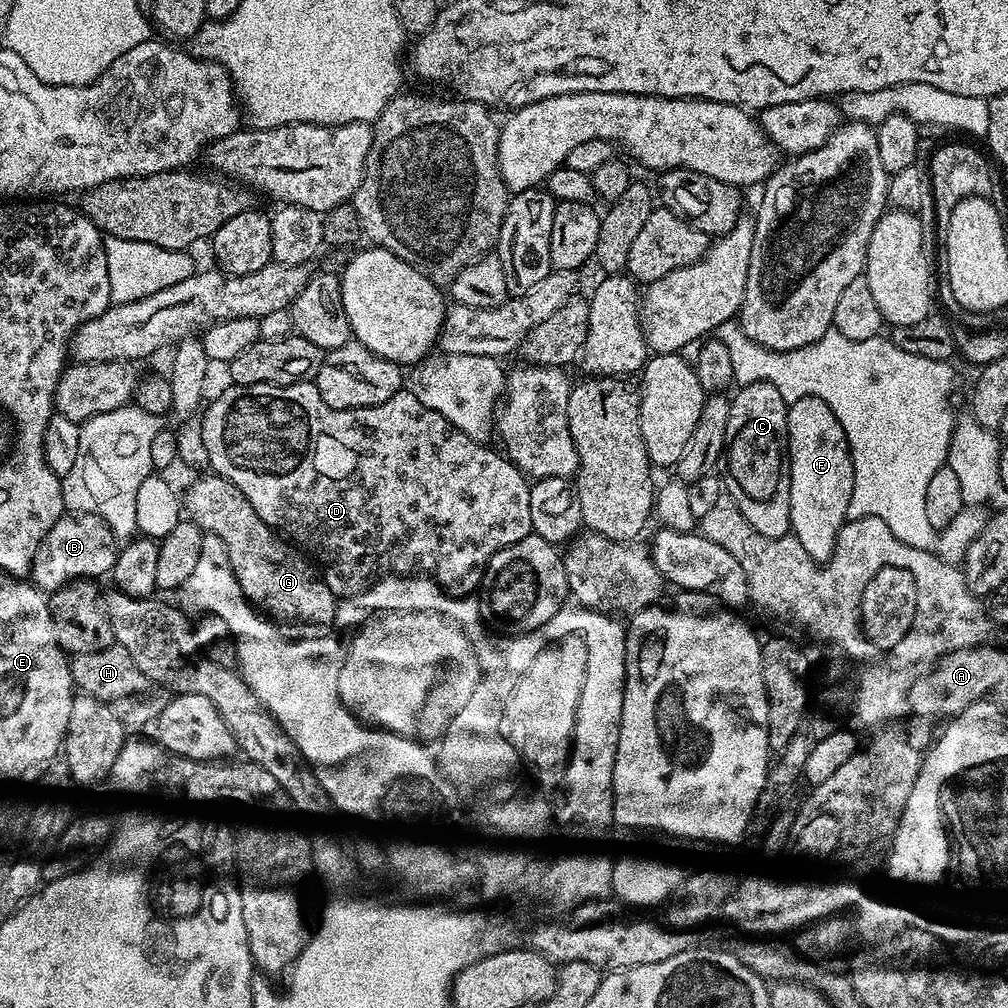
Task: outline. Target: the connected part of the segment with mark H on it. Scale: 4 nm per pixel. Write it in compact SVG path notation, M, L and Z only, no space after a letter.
M114 643L106 646L104 650L94 650L88 654L75 653L70 663L73 685L81 693L106 702L129 729L140 728L143 724L151 725L168 705L169 689L142 674L134 658L130 658L130 654L121 644Z

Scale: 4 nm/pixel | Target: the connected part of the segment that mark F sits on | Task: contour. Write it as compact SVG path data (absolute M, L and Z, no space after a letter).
M815 396L798 398L788 405L788 460L790 462L790 529L791 535L802 542L802 548L817 562L829 560L836 545L836 535L848 520L850 494L854 490L854 462L852 451L846 442L842 422L834 416L834 410Z

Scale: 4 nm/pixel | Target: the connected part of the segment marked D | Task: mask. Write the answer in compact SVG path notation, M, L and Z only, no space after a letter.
M315 383L302 384L255 384L242 386L232 384L225 392L220 392L212 401L207 401L200 420L200 440L208 455L208 464L215 475L226 478L246 494L246 502L258 510L258 518L266 522L277 533L283 534L293 545L299 546L319 567L326 586L337 598L357 596L390 575L406 576L423 574L436 581L445 592L452 596L470 596L479 589L480 579L488 568L488 559L499 550L533 535L530 522L530 480L520 469L512 465L507 456L487 448L487 443L472 440L462 430L455 428L442 414L422 406L418 398L407 390L395 392L386 402L369 408L347 408L334 410L322 402Z

